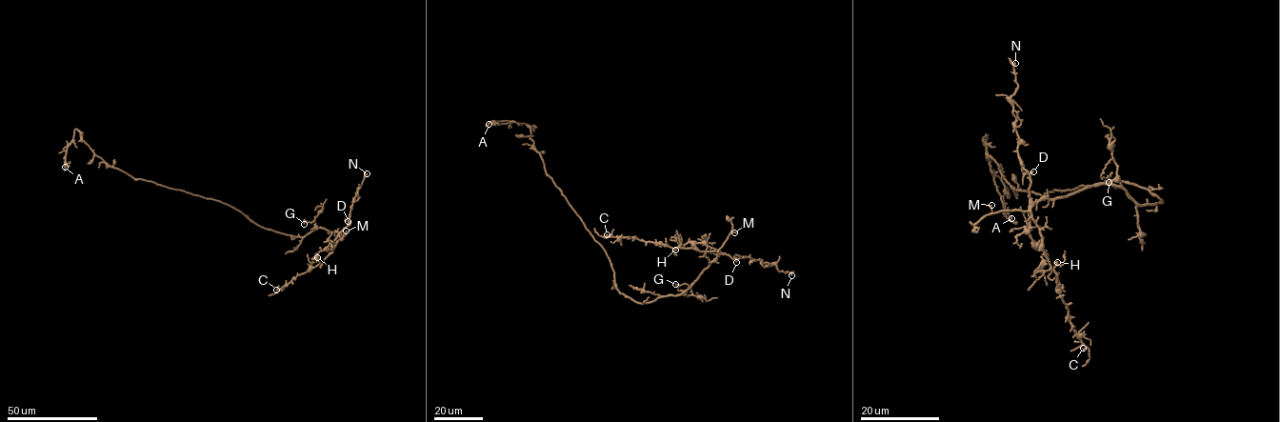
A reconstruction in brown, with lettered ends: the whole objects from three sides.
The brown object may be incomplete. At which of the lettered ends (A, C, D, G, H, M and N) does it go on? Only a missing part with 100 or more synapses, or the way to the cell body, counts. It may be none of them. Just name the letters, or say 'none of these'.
none of these

